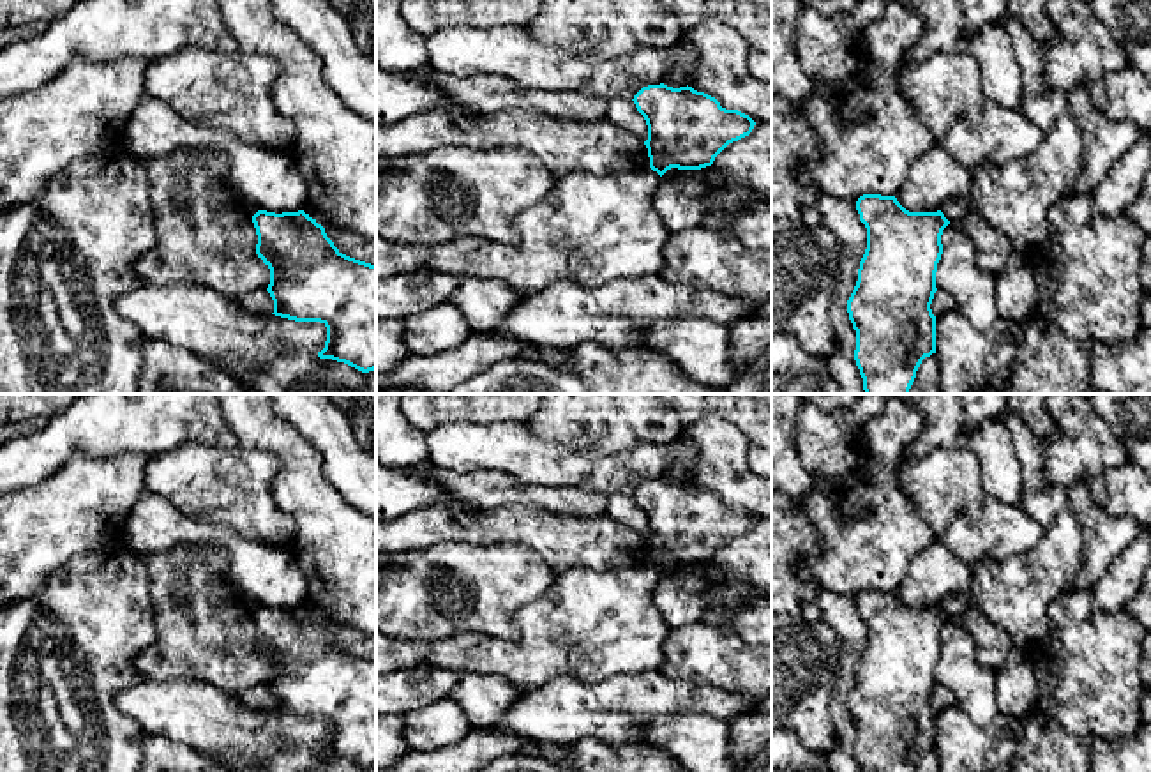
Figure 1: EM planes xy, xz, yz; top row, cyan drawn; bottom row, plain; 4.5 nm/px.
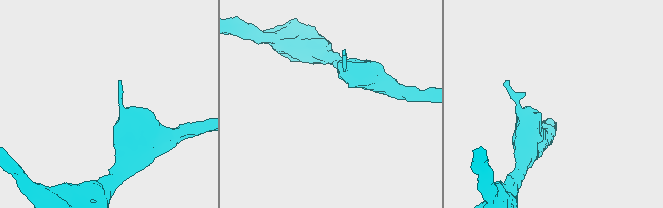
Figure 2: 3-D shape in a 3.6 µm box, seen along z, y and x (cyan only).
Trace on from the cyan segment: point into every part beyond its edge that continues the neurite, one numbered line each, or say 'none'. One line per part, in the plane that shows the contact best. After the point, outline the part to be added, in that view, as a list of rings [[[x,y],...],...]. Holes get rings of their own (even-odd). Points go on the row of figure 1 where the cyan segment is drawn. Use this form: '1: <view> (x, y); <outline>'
none

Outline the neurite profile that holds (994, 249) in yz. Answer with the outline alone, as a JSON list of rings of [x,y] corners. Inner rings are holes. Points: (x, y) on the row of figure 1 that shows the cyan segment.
[[[976,210],[967,212],[957,224],[973,242],[978,267],[1001,279],[1013,254],[1010,238],[990,226]]]

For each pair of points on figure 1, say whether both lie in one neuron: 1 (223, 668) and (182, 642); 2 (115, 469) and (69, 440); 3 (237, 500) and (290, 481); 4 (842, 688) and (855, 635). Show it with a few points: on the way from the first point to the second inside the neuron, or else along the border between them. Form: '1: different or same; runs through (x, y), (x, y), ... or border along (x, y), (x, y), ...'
1: same; runs through (212, 658), (193, 642)
2: different; border along (138, 453), (110, 456), (75, 454), (59, 470)
3: different; border along (255, 449), (276, 460), (274, 502), (295, 522)
4: same; runs through (848, 675), (851, 647)

